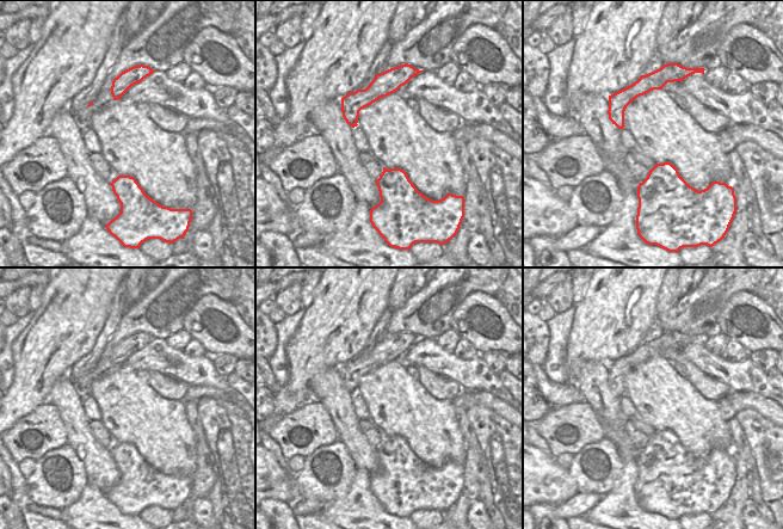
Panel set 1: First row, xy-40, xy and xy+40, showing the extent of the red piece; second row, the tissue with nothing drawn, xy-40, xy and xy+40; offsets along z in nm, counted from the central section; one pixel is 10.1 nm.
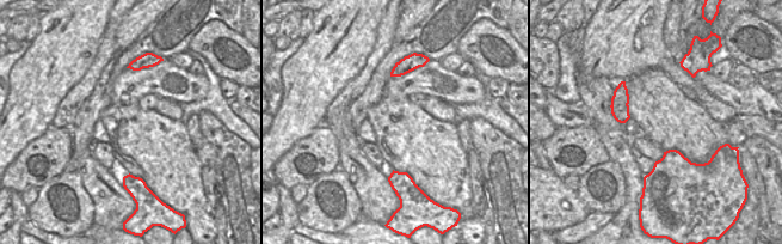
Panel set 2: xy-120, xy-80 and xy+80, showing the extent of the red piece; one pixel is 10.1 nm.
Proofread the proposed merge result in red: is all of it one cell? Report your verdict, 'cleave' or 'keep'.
cleave

